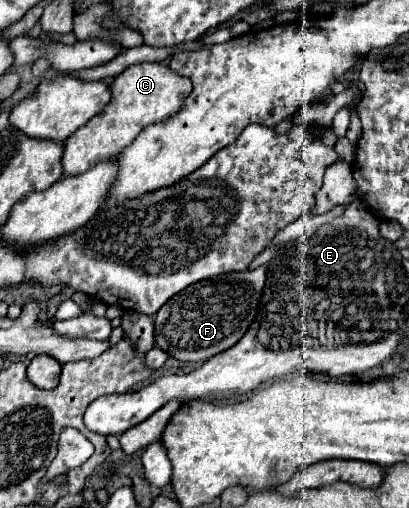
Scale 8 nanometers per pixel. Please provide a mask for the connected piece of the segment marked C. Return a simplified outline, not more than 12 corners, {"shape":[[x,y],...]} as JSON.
{"shape":[[136,63],[114,99],[66,141],[66,175],[122,153],[192,89],[164,63]]}

